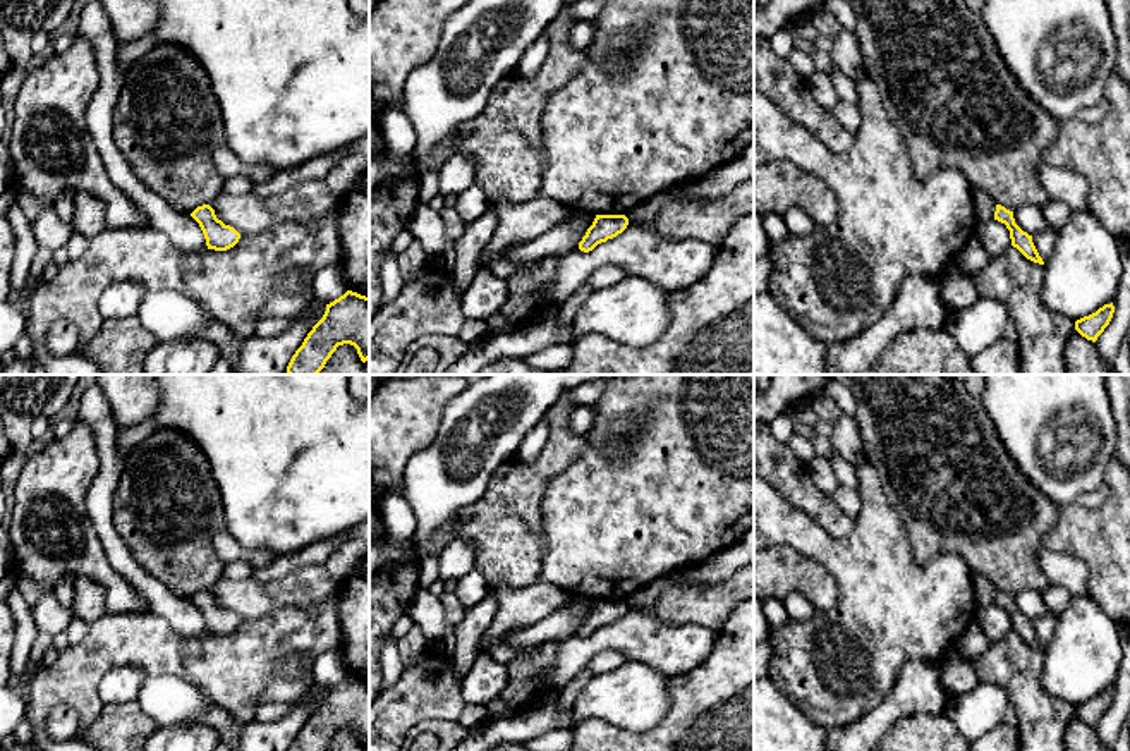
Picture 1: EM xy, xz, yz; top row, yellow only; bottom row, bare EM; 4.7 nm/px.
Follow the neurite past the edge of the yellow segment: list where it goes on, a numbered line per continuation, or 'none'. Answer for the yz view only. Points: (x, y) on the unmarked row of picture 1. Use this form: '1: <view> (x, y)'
none

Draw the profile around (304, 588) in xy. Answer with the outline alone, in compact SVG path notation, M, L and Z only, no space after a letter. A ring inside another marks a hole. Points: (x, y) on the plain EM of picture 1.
M306 565L268 583L258 583L251 576L222 579L210 591L218 605L240 620L254 620L289 607L311 610L330 598L337 586L325 565Z

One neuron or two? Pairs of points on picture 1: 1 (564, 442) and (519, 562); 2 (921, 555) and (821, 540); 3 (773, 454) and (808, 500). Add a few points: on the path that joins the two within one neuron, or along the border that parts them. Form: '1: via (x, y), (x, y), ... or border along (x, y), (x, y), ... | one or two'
1: via (540, 471), (516, 495), (516, 533) | one
2: border along (899, 516), (917, 562), (953, 554) | two
3: via (778, 466), (799, 488) | one

